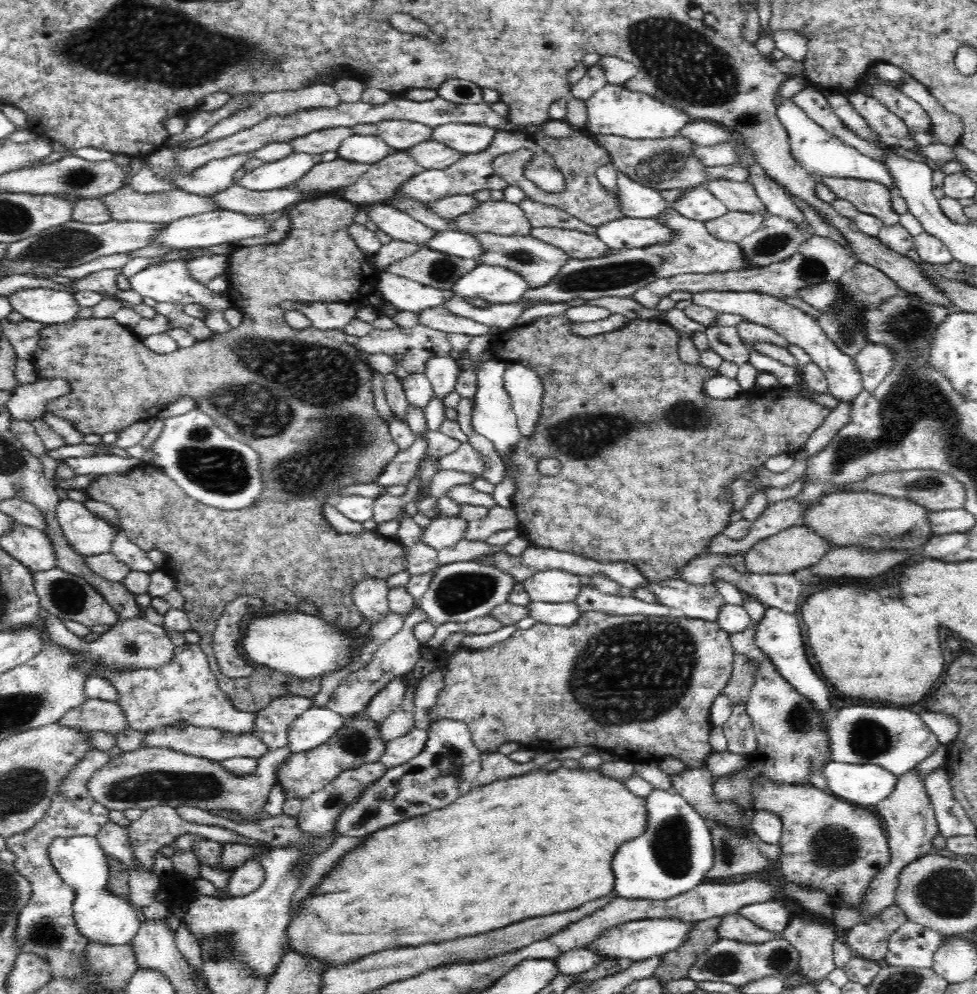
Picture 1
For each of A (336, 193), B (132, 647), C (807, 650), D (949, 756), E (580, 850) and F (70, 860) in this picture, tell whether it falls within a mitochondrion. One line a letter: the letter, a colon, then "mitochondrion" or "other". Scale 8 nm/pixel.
A: other
B: mitochondrion
C: other
D: other
E: other
F: other

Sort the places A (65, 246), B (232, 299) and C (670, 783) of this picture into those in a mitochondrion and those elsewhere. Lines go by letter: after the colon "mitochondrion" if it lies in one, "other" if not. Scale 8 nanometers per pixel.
A: mitochondrion
B: other
C: other

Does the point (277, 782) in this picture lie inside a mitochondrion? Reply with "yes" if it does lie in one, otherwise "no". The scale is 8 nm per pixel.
no

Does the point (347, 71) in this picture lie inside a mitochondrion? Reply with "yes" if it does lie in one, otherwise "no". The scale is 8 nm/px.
no

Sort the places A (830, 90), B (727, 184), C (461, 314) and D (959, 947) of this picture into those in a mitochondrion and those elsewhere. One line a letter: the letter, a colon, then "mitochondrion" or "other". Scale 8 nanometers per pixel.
A: other
B: other
C: other
D: other

